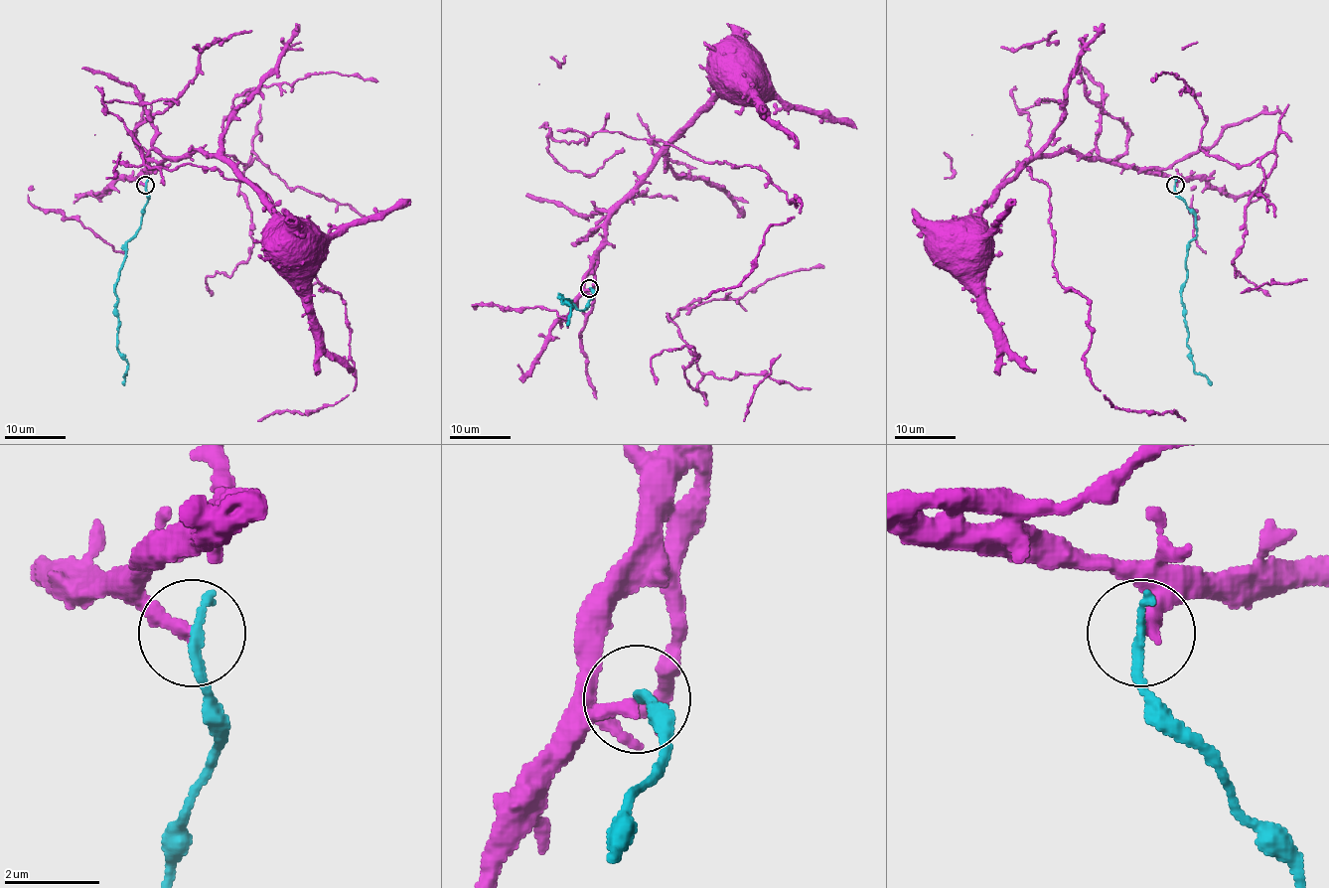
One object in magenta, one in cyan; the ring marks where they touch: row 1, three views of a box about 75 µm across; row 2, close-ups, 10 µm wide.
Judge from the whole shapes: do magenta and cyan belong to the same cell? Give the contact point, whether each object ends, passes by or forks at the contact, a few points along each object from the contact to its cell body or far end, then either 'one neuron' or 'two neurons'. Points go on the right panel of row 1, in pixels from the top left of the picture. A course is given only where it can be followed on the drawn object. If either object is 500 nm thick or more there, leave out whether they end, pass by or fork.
at (1175, 185); magenta ends there; cyan ends there; magenta runs (1175, 185), (1175, 180), (1154, 172), (1086, 160), (1067, 151), (1037, 154), (977, 218), (977, 240), (960, 257); cyan runs (1175, 185), (1177, 195), (1195, 217), (1197, 230), (1189, 243), (1181, 295), (1187, 348), (1194, 370), (1210, 385); two neurons

